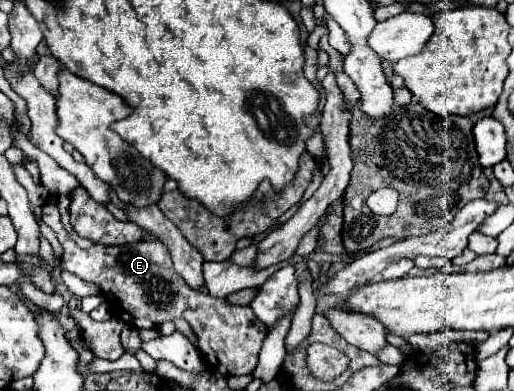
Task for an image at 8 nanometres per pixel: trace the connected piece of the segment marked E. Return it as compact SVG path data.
M49 195L41 205L43 223L47 223L57 239L61 241L65 255L61 261L61 269L75 273L81 281L93 283L113 305L115 317L127 325L135 325L137 329L153 329L163 321L173 321L177 317L187 319L195 337L201 355L205 355L207 369L219 371L221 375L249 375L257 367L257 355L261 343L269 329L265 323L253 315L251 307L229 305L225 299L215 299L211 295L193 291L185 279L173 269L171 255L163 243L157 239L143 239L139 243L129 245L99 245L95 243L91 249L81 249L67 235L61 225L61 217L57 211L57 197Z

